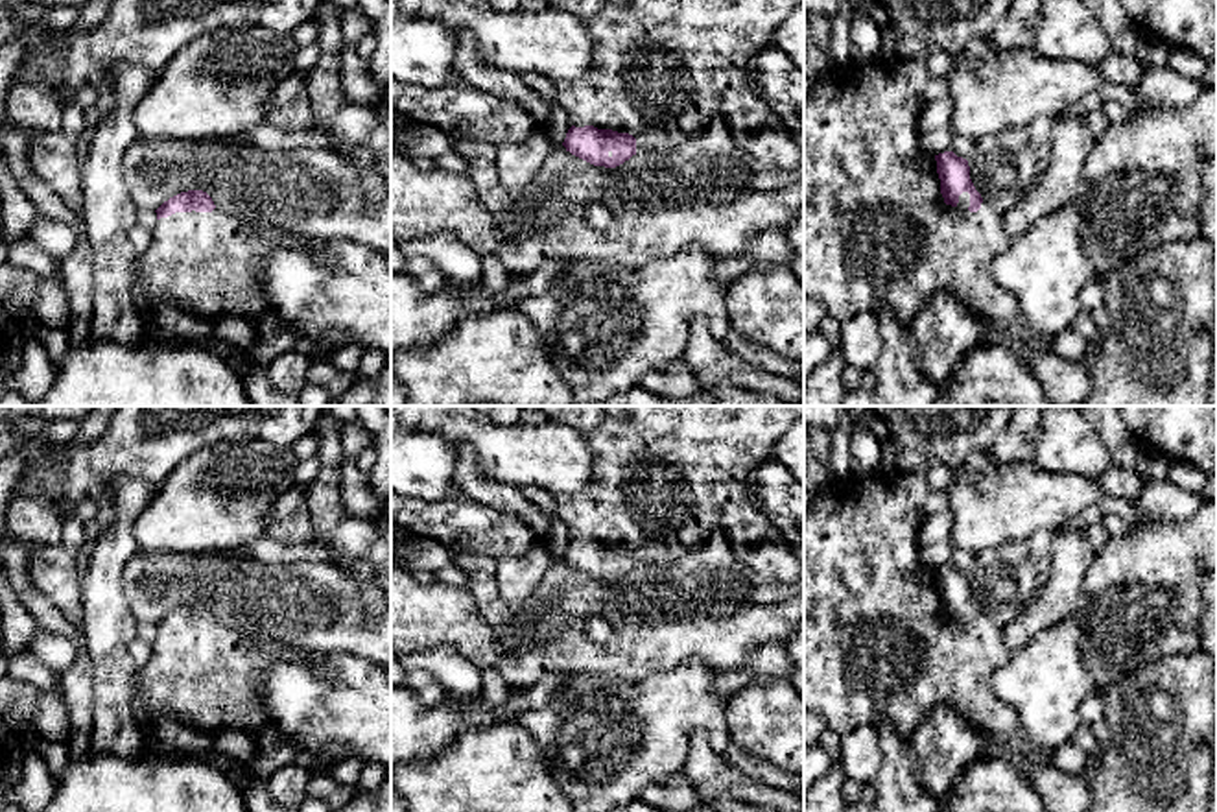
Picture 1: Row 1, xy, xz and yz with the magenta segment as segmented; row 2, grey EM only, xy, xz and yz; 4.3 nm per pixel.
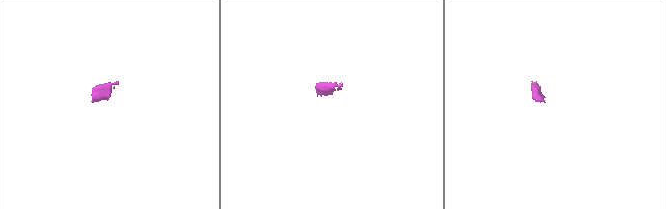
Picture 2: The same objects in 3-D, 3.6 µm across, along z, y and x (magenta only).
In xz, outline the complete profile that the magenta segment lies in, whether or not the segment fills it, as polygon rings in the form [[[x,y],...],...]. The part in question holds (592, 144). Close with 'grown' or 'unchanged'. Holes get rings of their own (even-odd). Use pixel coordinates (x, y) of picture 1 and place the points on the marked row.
[[[546,0],[548,7],[562,9],[577,17],[592,39],[590,66],[583,79],[555,83],[555,103],[564,107],[570,114],[570,129],[562,146],[572,155],[605,168],[616,168],[636,153],[658,153],[675,149],[704,131],[715,122],[721,122],[734,140],[763,164],[774,166],[784,172],[797,170],[804,164],[804,149],[797,144],[795,137],[784,120],[769,107],[769,103],[756,92],[754,83],[747,74],[747,61],[762,50],[774,46],[773,37],[784,18],[795,9],[804,6],[804,0]]] | grown

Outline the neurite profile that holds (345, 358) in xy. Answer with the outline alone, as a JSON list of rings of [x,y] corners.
[[[349,343],[337,349],[332,349],[328,362],[345,373],[358,371],[360,360],[363,354],[363,347],[356,343]]]

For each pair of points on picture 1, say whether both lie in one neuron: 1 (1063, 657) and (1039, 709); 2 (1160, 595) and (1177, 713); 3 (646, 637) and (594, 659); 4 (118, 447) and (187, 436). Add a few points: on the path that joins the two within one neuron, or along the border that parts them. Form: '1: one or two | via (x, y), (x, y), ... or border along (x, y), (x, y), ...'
1: one | via (1050, 670), (1046, 676), (1046, 696)
2: two | border along (1197, 646), (1186, 654), (1164, 656), (1129, 672)
3: one | via (633, 650), (624, 657), (607, 659)
4: one | via (135, 443), (170, 436)

